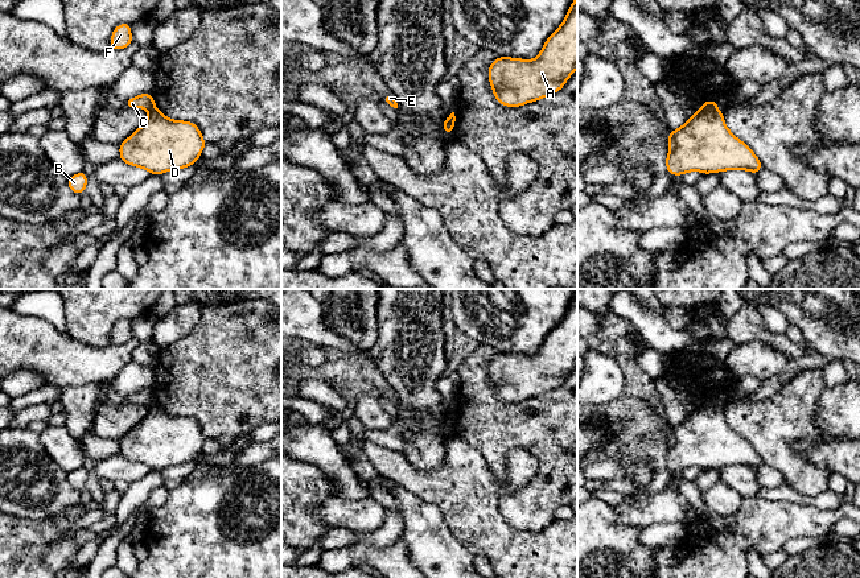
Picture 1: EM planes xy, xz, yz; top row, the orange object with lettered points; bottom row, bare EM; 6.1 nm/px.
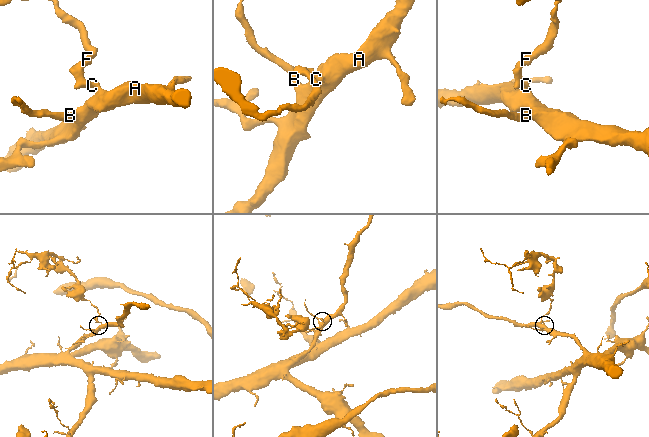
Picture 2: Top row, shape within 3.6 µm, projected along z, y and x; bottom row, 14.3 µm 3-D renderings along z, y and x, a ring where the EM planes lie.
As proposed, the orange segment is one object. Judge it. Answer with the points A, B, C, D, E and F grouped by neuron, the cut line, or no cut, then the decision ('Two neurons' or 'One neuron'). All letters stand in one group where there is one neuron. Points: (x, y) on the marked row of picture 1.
Groups: A B D / C E F. Split along yz (702, 106), (716, 110). Two neurons

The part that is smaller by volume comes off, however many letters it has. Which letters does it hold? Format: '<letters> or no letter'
C, E, F

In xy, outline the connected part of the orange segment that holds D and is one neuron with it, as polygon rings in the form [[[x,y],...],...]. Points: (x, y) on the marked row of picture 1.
[[[155,108],[144,124],[119,145],[119,158],[151,174],[162,174],[192,166],[205,145],[194,123],[170,120]]]

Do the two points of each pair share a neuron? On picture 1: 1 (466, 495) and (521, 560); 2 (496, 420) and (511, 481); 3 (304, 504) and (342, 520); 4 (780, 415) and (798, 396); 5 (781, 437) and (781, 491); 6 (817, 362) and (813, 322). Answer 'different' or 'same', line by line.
1: same
2: different
3: different
4: same
5: different
6: different

